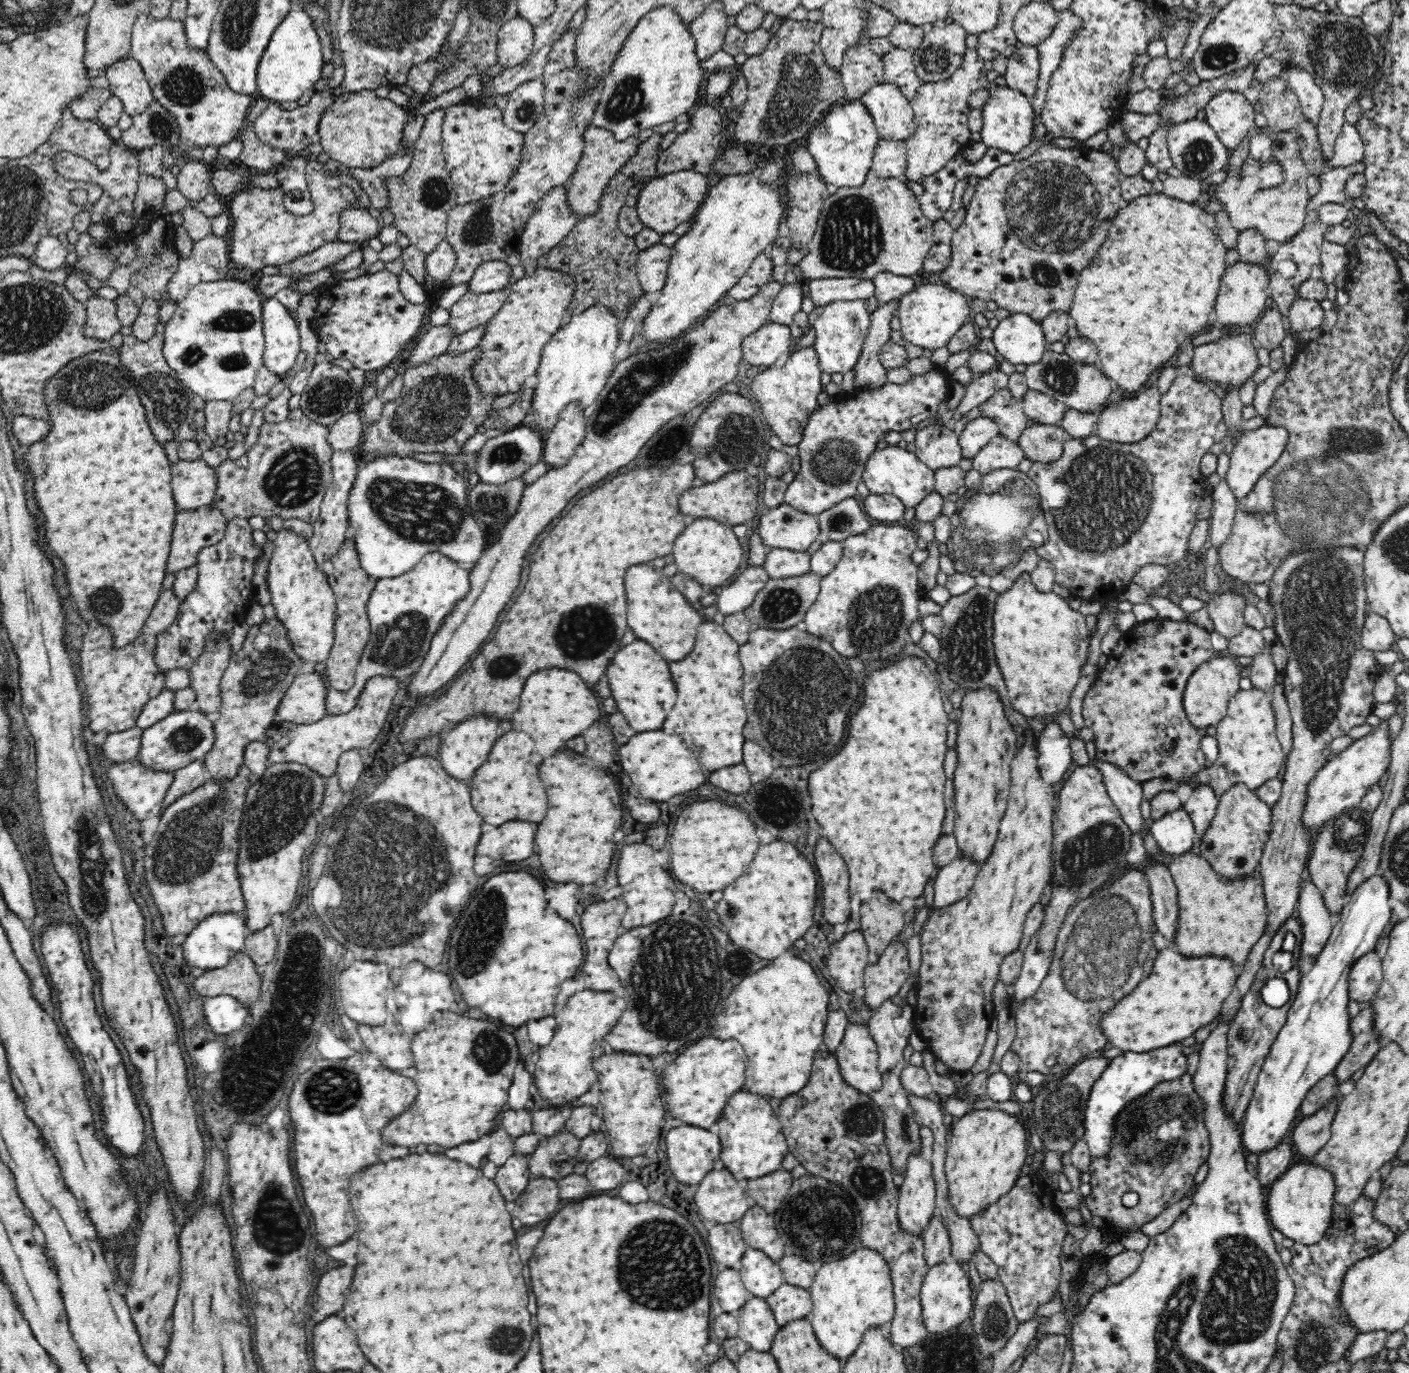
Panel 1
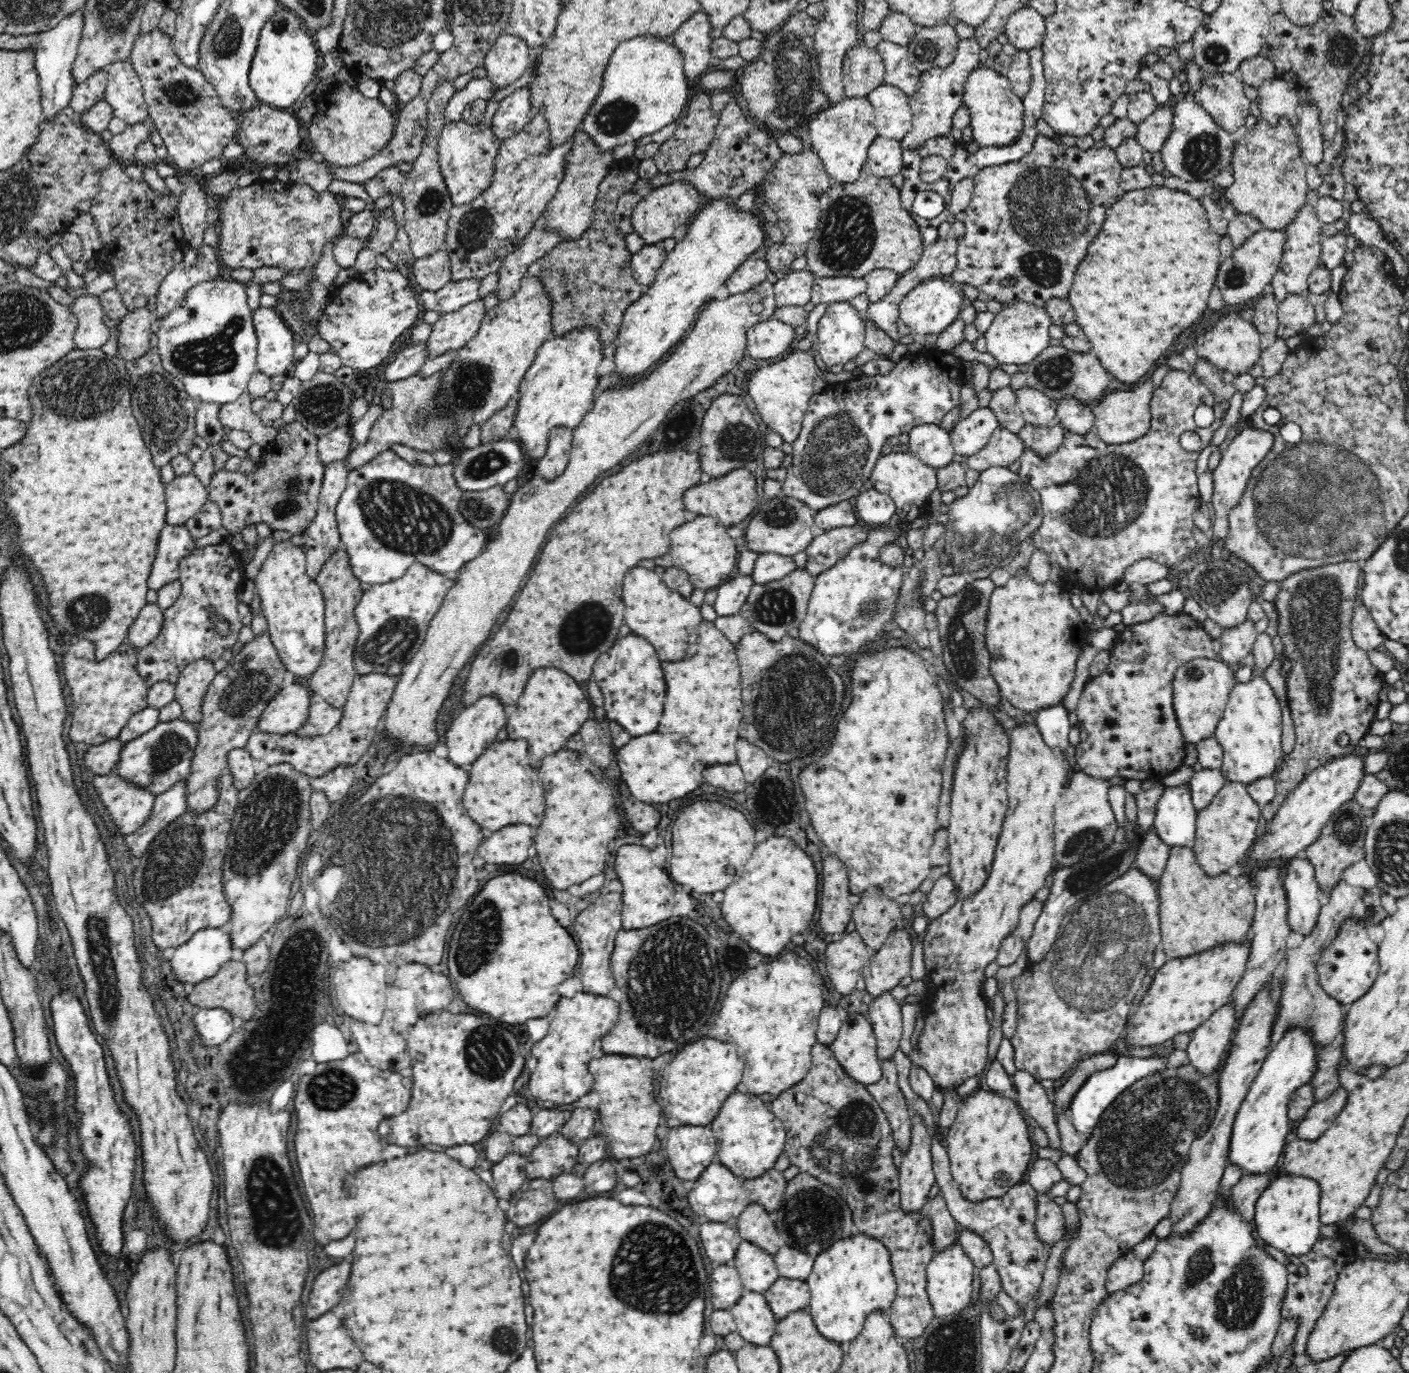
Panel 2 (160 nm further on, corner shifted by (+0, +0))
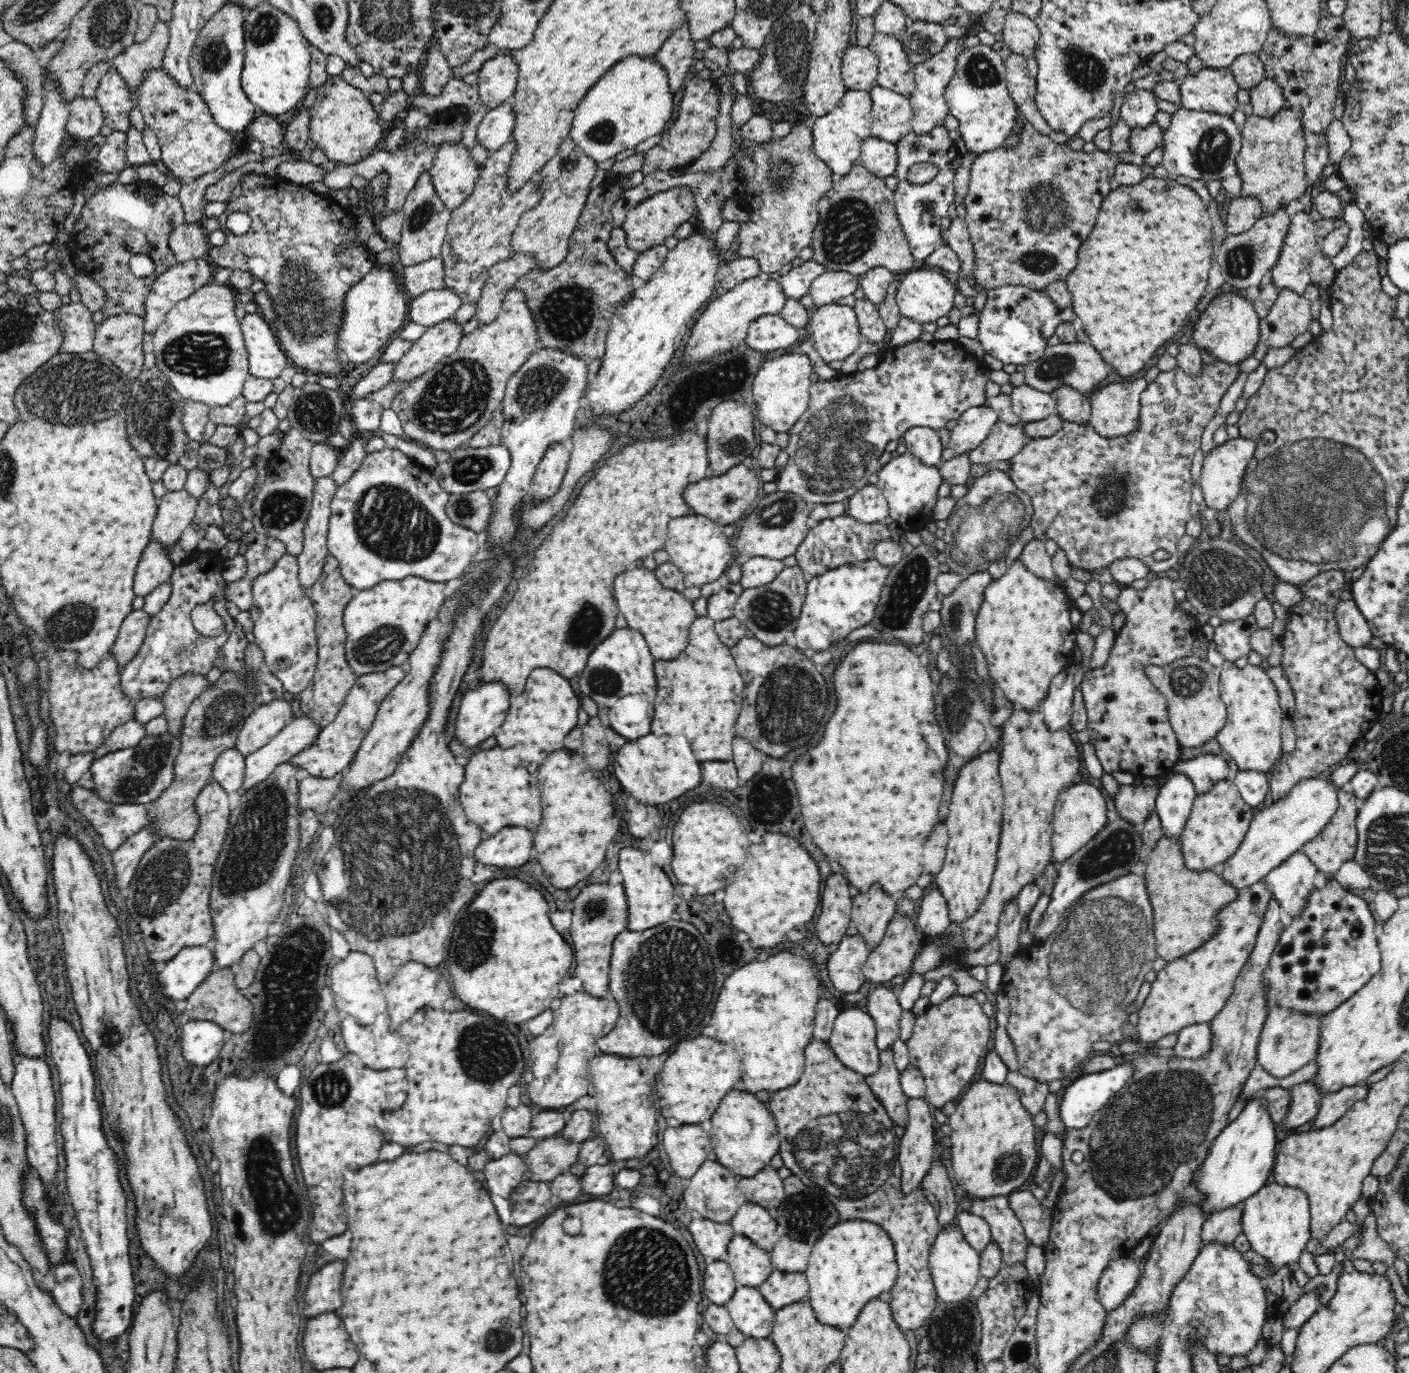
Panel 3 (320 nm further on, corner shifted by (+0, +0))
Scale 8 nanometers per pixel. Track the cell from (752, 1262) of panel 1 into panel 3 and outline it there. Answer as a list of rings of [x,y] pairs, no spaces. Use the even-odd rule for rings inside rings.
[[[734,1233],[727,1248],[727,1260],[735,1282],[757,1288],[769,1277],[773,1266],[769,1251],[756,1246],[750,1238]]]

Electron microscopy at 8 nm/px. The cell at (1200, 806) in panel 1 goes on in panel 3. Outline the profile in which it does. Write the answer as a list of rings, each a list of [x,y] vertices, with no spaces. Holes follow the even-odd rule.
[[[1200,752],[1198,756],[1188,760],[1178,758],[1176,764],[1170,768],[1170,772],[1189,776],[1197,794],[1204,794],[1210,790],[1214,782],[1228,780],[1229,768],[1224,752],[1222,754]]]

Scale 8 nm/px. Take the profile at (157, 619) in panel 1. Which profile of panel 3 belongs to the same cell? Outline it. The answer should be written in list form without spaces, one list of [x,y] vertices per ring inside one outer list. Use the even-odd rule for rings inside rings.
[[[141,609],[130,612],[122,622],[118,636],[116,636],[116,642],[106,655],[114,657],[114,661],[118,663],[118,669],[122,670],[123,666],[136,656],[138,648],[144,642],[146,628],[148,628],[150,620],[151,617]]]

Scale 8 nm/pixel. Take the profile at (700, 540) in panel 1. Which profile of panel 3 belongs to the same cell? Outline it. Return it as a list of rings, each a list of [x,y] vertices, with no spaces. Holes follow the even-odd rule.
[[[684,516],[670,520],[668,524],[668,538],[666,538],[666,550],[670,554],[669,560],[680,569],[684,576],[684,585],[699,586],[723,579],[725,570],[732,560],[732,552],[726,534],[722,532],[722,525],[715,523],[708,517]]]

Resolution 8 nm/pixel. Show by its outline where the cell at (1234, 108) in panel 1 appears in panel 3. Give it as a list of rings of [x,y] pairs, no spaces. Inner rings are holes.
[[[1203,66],[1197,72],[1188,72],[1180,82],[1180,106],[1185,109],[1216,112],[1230,116],[1236,108],[1238,83],[1229,67]]]

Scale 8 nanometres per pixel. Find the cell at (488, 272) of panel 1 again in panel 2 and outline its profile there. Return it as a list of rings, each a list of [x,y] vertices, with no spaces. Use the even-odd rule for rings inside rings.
[[[474,279],[450,281],[444,288],[437,291],[422,291],[417,300],[421,303],[422,312],[437,312],[439,316],[457,311],[469,302],[476,301],[478,296],[478,286],[480,283]]]

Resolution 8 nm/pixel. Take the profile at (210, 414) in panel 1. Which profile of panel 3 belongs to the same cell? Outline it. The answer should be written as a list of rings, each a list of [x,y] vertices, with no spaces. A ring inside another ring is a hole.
[[[187,401],[182,410],[182,429],[188,435],[188,440],[206,443],[212,438],[217,424],[210,421],[209,413],[211,408],[202,402]]]

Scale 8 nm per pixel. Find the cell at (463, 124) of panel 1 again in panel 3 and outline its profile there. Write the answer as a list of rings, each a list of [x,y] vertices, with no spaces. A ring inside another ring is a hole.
[[[440,145],[428,171],[434,191],[448,210],[454,210],[472,194],[480,165],[459,145]]]

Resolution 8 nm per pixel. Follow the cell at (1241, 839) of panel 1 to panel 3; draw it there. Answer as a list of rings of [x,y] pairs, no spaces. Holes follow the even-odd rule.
[[[1229,780],[1214,782],[1208,792],[1197,794],[1178,843],[1186,868],[1210,871],[1214,866],[1226,863],[1238,851],[1255,810],[1242,800],[1238,787]]]

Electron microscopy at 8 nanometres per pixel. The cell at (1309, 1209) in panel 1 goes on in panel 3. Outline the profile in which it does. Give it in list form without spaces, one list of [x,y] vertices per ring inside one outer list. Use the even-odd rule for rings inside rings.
[[[1270,1181],[1256,1194],[1242,1203],[1242,1232],[1246,1236],[1249,1249],[1265,1259],[1264,1266],[1270,1276],[1280,1269],[1297,1262],[1310,1240],[1310,1205],[1306,1193],[1289,1186],[1280,1186]]]

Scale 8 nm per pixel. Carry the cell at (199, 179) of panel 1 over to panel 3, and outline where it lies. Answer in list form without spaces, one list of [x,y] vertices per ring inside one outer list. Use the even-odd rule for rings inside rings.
[[[183,223],[173,228],[169,243],[177,263],[192,261],[207,256],[208,244],[207,230],[201,224]]]

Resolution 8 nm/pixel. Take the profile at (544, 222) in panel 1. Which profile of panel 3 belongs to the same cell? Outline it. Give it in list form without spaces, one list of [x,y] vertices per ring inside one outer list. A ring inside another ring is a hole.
[[[530,253],[515,254],[490,267],[486,284],[476,302],[474,317],[478,326],[490,324],[498,318],[506,293],[514,289],[516,281],[532,269],[536,269],[536,261]]]

